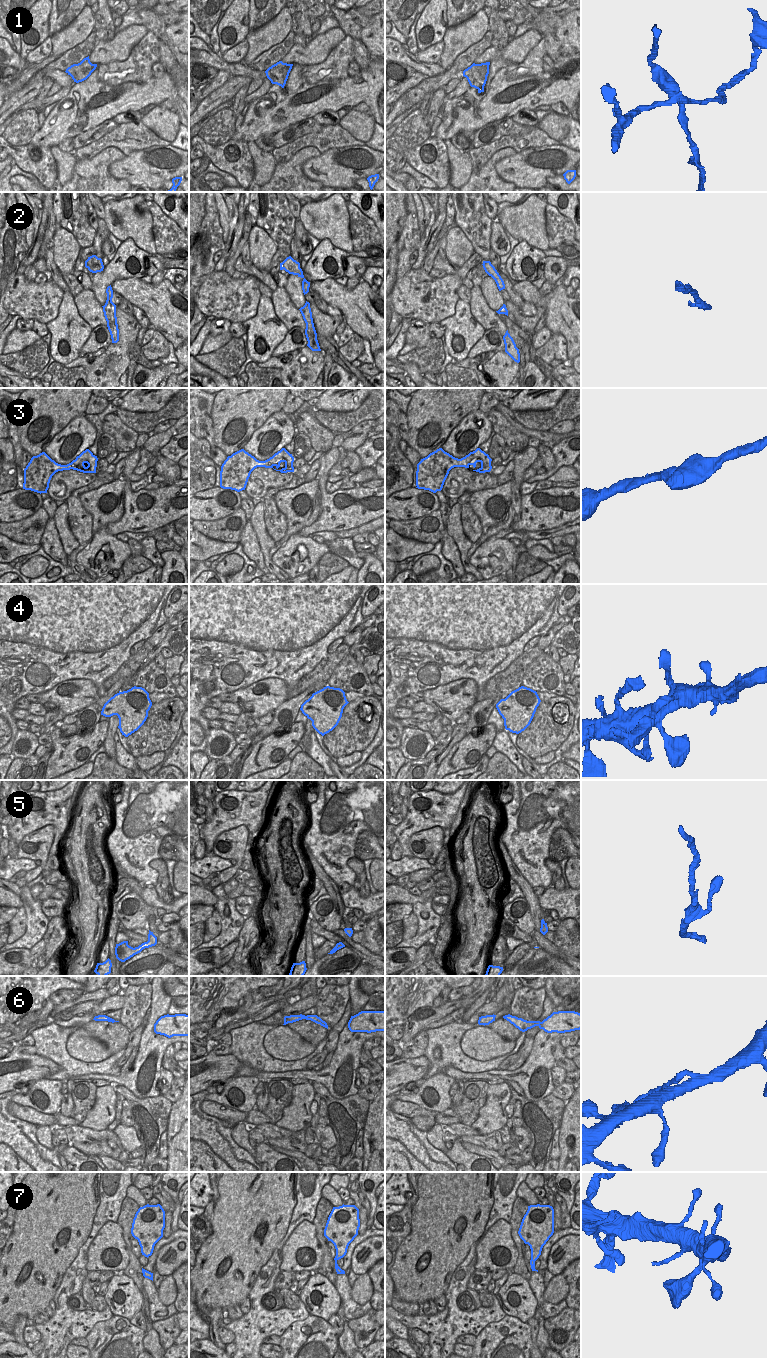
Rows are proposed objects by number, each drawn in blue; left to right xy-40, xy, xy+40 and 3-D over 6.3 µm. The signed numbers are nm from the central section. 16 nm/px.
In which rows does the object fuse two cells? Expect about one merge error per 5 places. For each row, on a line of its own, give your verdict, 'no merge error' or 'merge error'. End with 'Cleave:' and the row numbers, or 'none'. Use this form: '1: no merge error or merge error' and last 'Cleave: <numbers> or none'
1: merge error
2: no merge error
3: no merge error
4: no merge error
5: no merge error
6: no merge error
7: no merge error
Cleave: 1

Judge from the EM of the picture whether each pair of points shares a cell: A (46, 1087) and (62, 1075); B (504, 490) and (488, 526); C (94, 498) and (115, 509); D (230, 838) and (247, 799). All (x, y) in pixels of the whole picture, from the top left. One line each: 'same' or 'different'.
A: different
B: same
C: same
D: different

